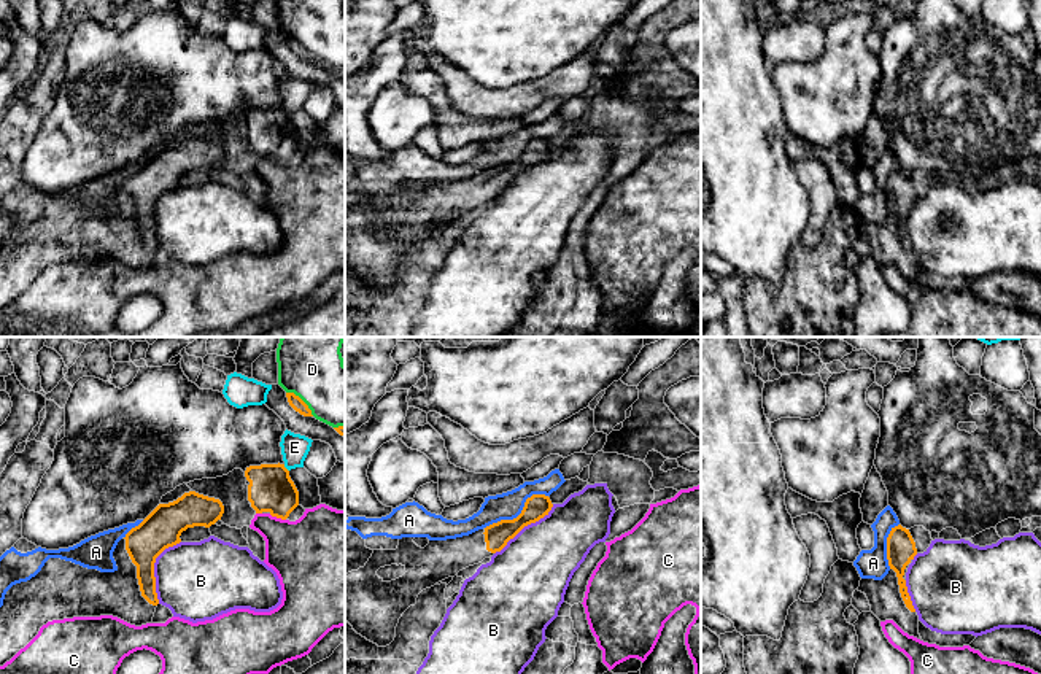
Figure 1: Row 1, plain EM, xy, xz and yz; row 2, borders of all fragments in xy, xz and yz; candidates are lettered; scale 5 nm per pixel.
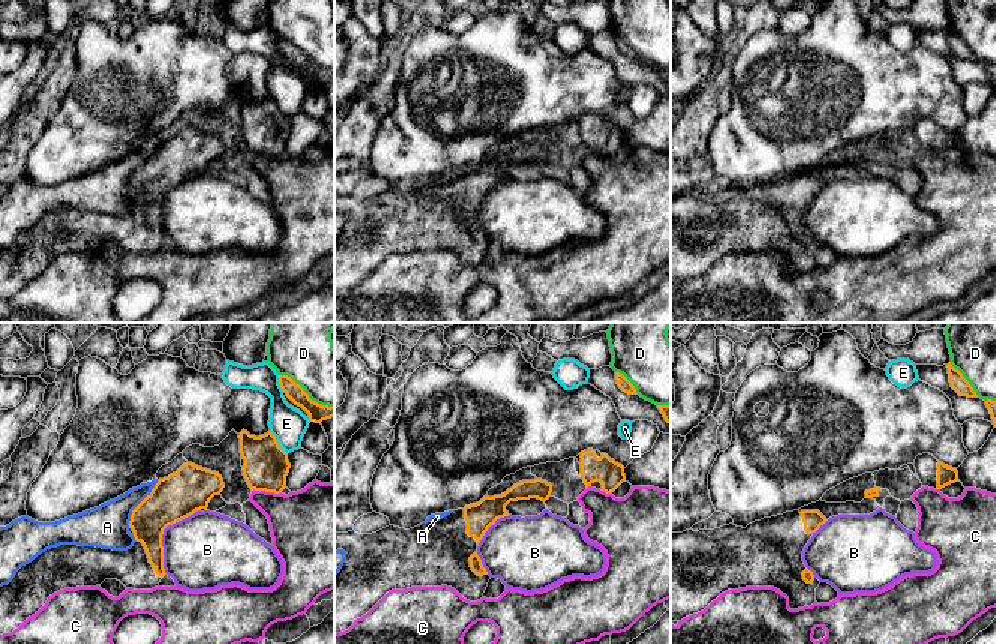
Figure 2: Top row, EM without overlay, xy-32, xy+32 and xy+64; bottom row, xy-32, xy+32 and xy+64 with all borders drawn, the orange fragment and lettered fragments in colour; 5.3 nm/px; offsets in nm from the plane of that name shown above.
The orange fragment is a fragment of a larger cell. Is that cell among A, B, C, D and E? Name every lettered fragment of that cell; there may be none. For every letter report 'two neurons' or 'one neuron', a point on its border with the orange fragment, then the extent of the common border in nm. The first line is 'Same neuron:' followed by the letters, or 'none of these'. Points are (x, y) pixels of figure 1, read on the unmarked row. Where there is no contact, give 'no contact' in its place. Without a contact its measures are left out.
Same neuron: none of these
A: two neurons; contact xz (520, 158); length 360 nm
B: two neurons; contact xy (153, 213); length 340 nm
C: two neurons; contact xy (277, 161); length 90 nm
D: two neurons; contact xy (302, 45); length 190 nm
E: two neurons; contact xy (285, 112); length 50 nm

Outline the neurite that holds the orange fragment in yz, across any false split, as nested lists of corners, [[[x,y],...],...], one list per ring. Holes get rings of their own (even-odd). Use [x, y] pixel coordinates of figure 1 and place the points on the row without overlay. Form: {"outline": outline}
{"outline": [[[901,168],[892,172],[887,181],[888,218],[882,224],[861,223],[858,235],[866,238],[871,256],[880,265],[893,264],[904,277],[922,285],[919,259],[906,230],[906,216],[915,199],[909,173]]]}

